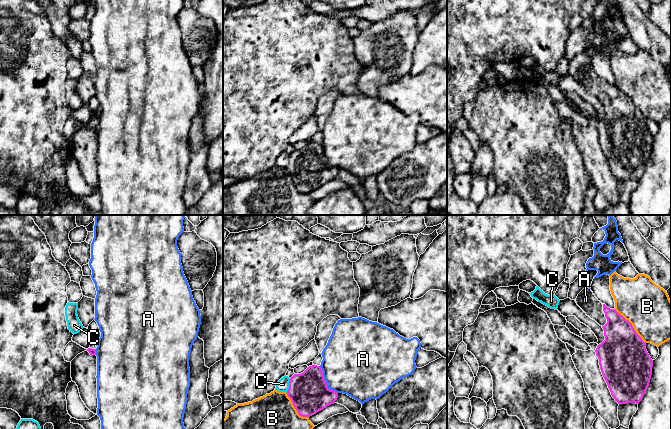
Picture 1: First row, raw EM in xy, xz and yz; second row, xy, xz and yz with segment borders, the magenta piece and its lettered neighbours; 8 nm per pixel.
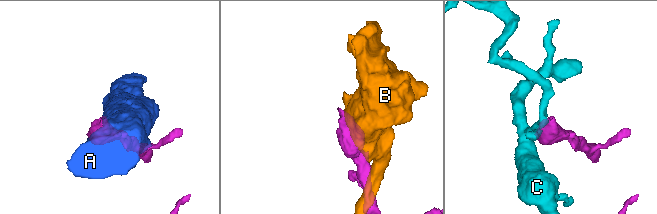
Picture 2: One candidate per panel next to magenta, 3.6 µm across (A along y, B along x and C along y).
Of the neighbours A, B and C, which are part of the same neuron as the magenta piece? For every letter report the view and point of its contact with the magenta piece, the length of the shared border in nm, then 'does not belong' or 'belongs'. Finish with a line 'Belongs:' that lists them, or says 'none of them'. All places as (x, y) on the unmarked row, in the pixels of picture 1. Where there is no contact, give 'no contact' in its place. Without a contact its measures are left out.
A: meets magenta in xz at (325, 157); contact 260 nm long; does not belong
B: meets magenta in yz at (631, 101); contact 380 nm long; does not belong
C: meets magenta in xz at (289, 161); contact 120 nm long; does not belong
Belongs: none of them

